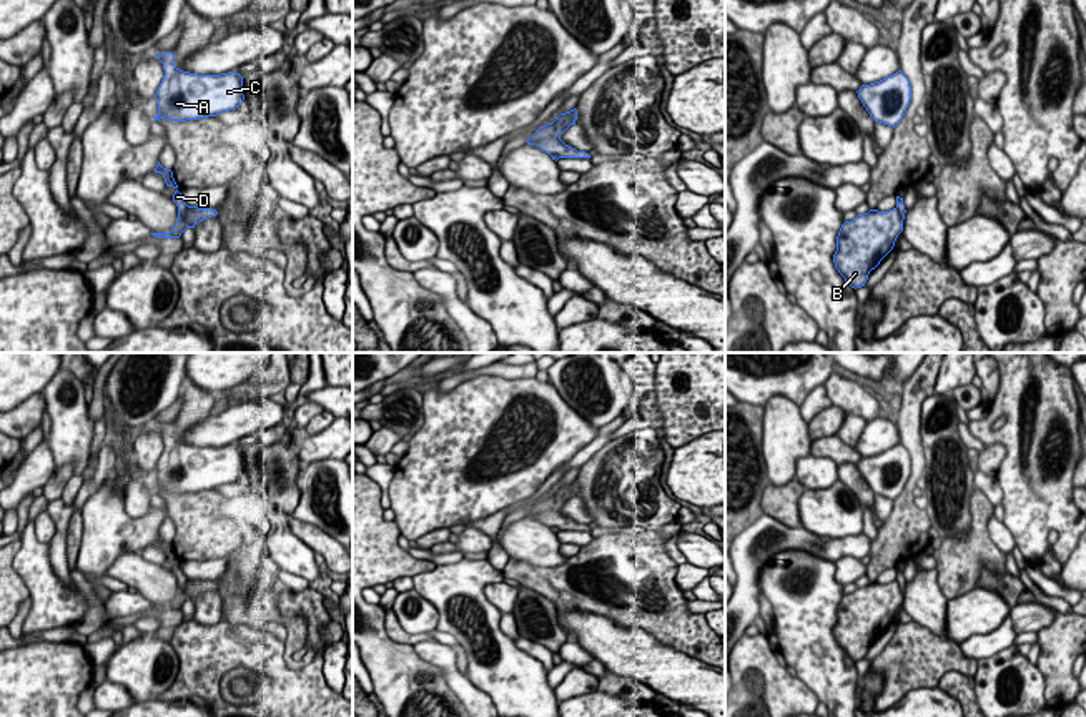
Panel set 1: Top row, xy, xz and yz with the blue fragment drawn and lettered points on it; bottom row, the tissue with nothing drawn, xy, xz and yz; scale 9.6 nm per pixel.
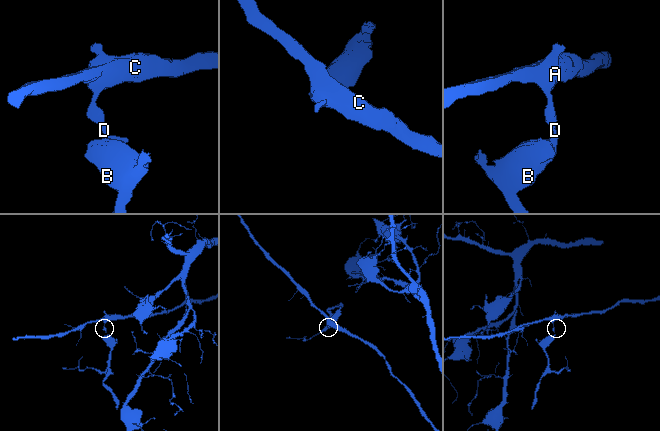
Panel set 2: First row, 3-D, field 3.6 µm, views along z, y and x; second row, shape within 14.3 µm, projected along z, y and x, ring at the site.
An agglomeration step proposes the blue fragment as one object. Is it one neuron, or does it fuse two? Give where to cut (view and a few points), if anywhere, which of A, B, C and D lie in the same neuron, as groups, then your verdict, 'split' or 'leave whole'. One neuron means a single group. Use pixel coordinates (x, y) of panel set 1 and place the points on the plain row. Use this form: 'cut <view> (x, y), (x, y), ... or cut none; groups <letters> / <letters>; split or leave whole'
cut xy (188, 579), (178, 588); groups A C D / B; split

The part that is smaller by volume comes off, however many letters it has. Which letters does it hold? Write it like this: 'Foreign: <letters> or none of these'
Foreign: B

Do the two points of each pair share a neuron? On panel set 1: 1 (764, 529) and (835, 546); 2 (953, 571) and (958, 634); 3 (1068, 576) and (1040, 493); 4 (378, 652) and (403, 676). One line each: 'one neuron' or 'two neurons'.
1: one neuron
2: two neurons
3: two neurons
4: one neuron

